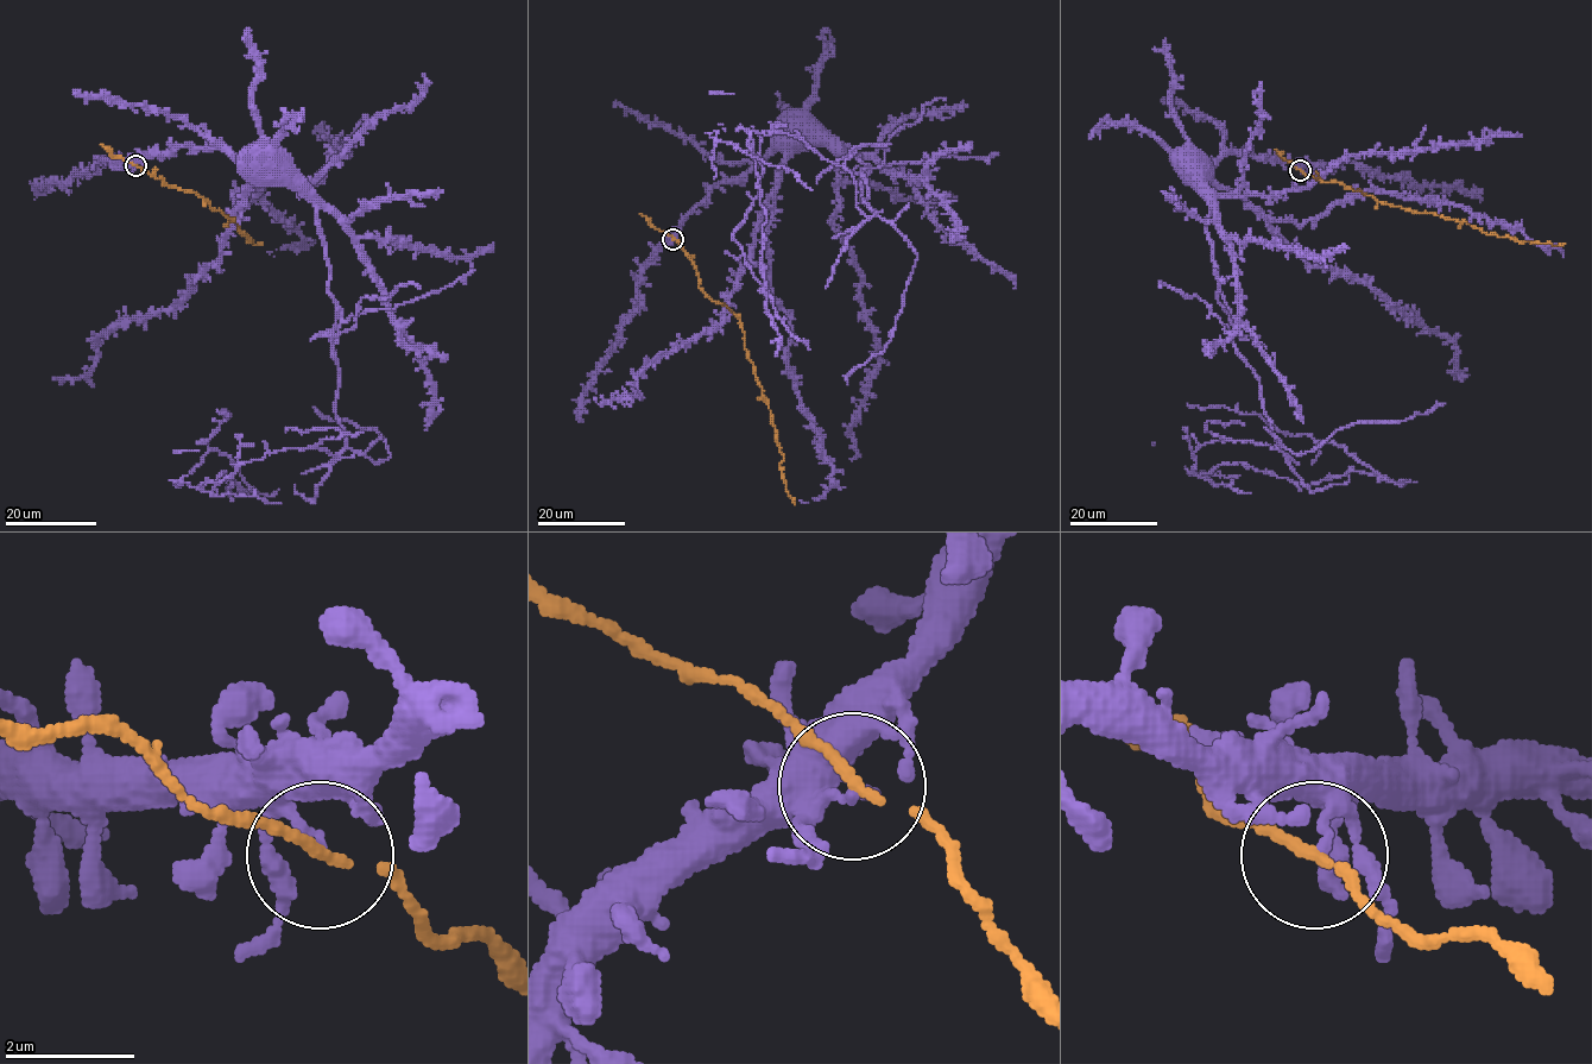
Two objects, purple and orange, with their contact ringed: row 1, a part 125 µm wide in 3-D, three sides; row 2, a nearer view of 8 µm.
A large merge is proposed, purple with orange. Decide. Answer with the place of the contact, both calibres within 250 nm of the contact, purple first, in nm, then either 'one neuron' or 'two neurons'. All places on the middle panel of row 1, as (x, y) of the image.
(673, 239) | 110/120 nm | two neurons

